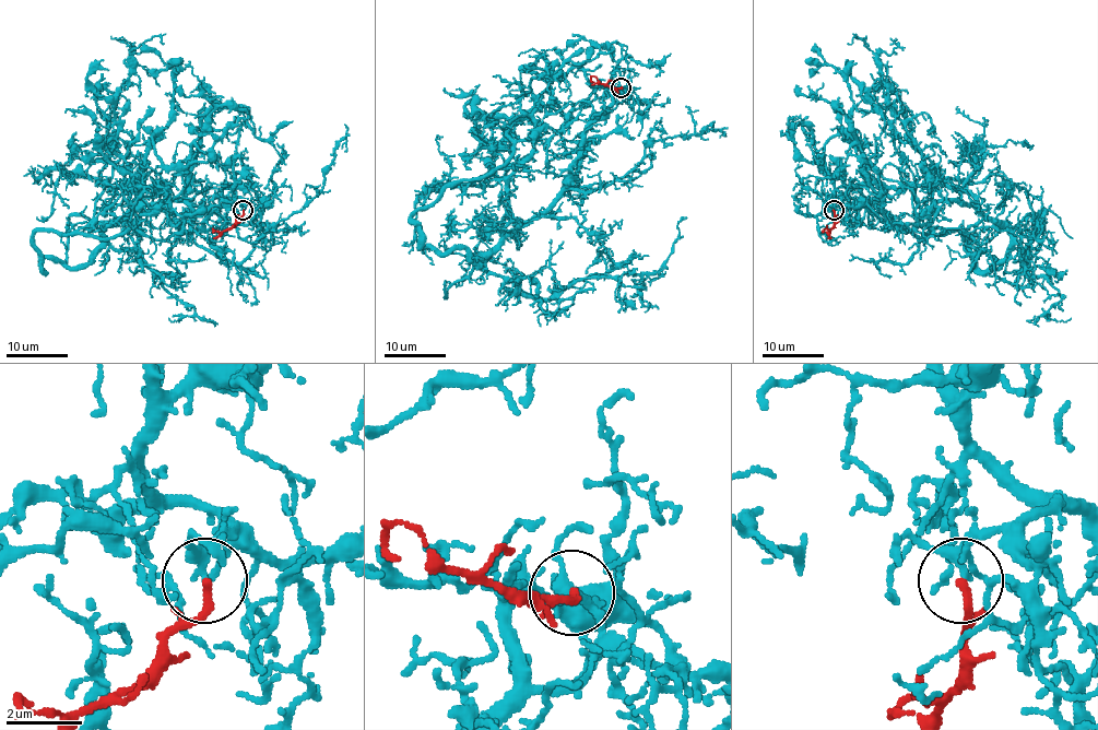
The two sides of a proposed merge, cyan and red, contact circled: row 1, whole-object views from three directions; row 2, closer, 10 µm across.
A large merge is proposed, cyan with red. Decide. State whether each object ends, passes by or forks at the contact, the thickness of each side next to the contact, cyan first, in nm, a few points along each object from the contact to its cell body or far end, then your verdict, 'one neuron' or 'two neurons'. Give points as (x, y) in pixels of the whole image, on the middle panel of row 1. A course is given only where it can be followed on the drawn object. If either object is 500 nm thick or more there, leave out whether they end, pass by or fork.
cyan passes by | red ends | 280/240 nm | cyan via (621, 87), (615, 103), (618, 45), (598, 45), (533, 79), (515, 140), (556, 130), (592, 91), (557, 49) | red via (621, 87), (610, 87), (592, 75), (592, 81) | one neuron

